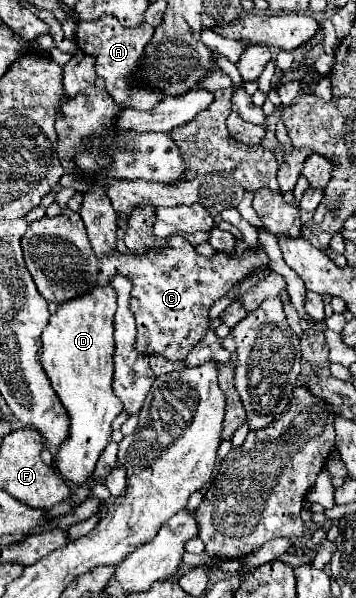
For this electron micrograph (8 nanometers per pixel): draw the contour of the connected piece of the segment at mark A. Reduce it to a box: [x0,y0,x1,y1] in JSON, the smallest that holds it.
[76,16,164,110]

